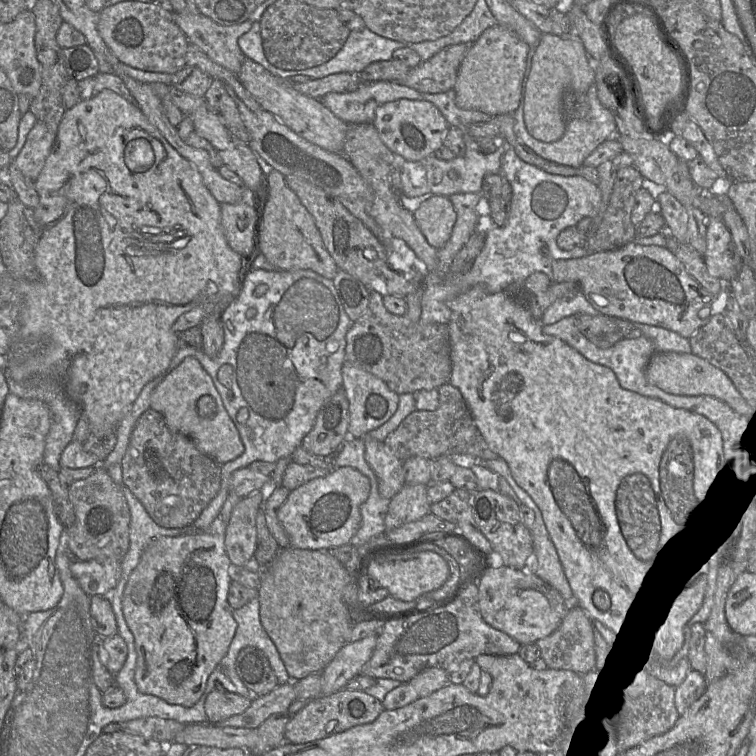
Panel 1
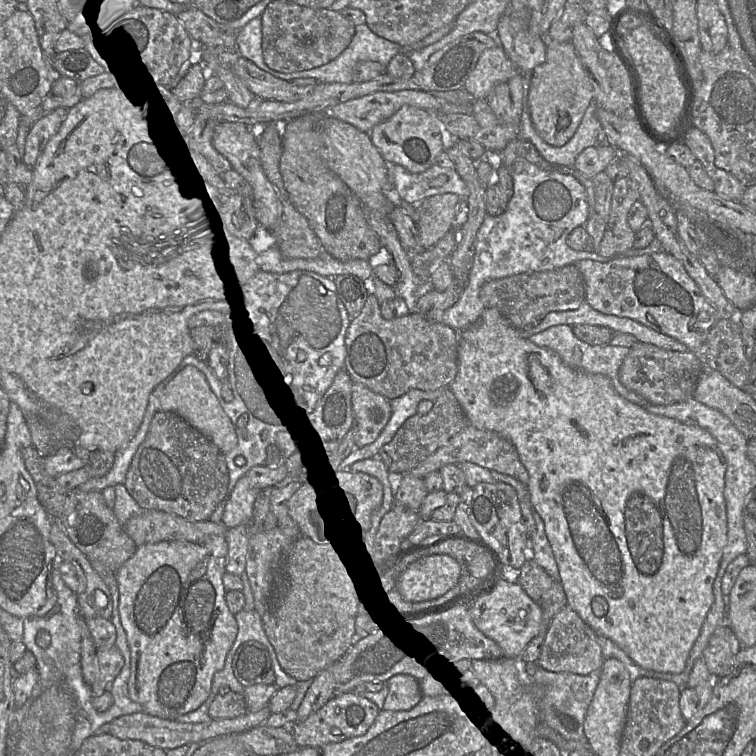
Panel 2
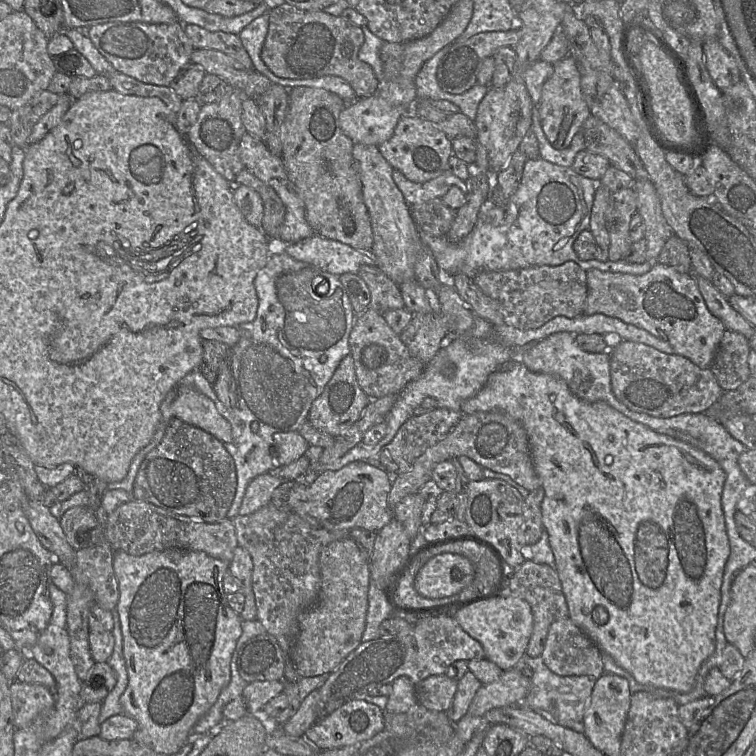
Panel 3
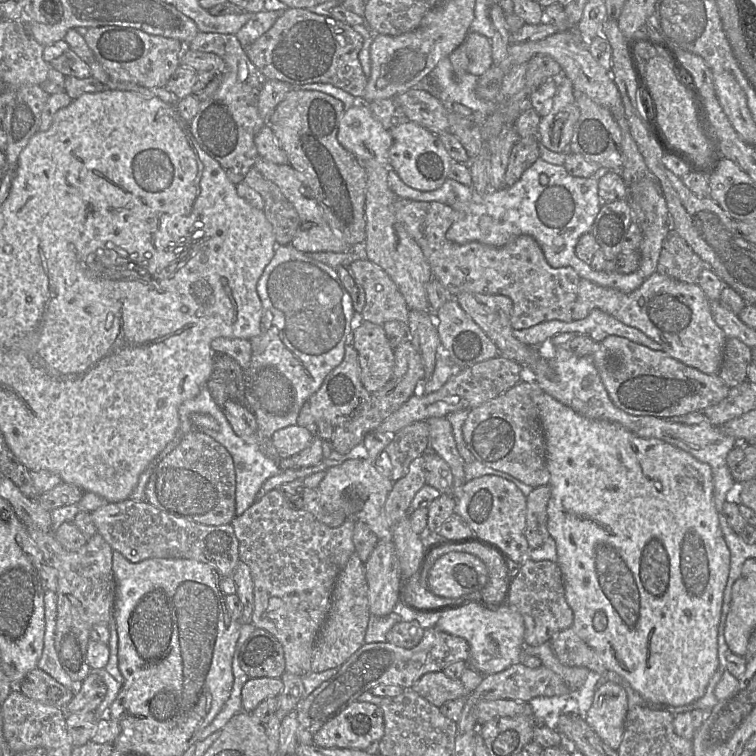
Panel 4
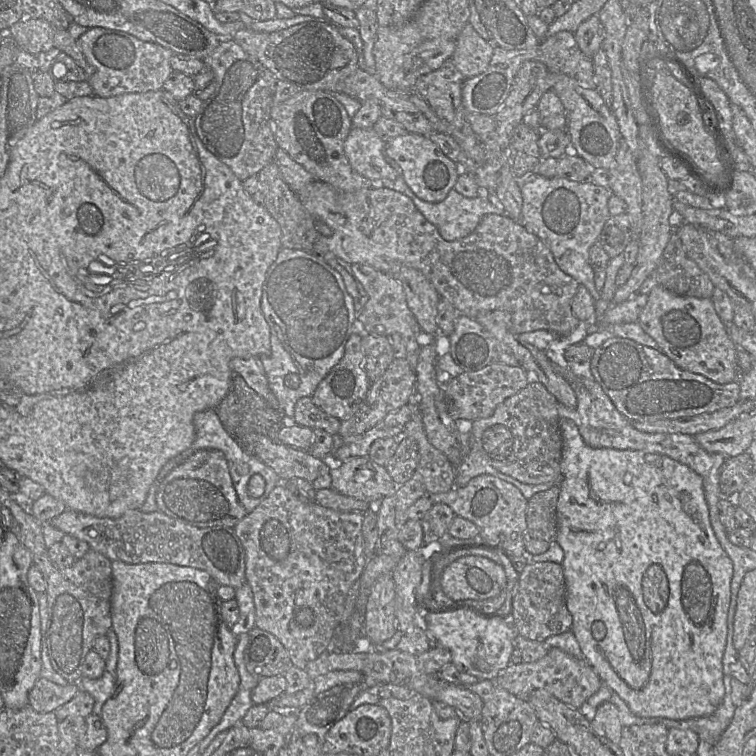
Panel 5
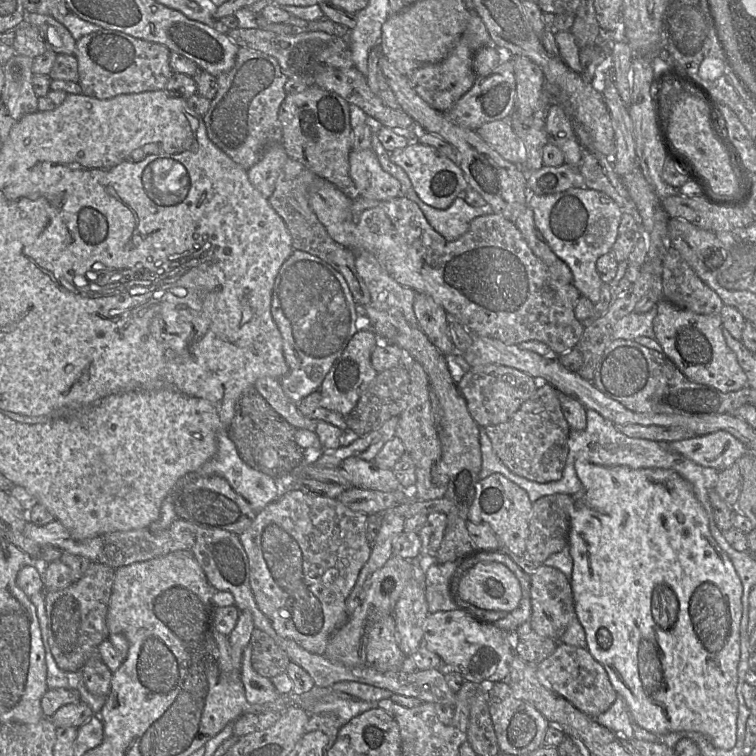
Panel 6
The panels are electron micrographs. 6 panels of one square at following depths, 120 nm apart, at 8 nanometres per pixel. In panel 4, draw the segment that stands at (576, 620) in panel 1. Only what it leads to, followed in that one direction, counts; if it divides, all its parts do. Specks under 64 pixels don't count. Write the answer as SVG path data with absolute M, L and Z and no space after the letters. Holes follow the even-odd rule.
M572 627L555 634L549 641L556 657L563 665L586 667L600 675L605 674L606 667L602 659Z

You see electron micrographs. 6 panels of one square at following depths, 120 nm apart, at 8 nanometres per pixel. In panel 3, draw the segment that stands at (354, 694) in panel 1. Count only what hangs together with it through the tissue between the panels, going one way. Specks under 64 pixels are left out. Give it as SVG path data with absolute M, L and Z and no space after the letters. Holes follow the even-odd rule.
M354 699L339 707L327 717L317 720L305 732L304 737L320 750L330 750L369 740L384 729L384 711L373 703Z

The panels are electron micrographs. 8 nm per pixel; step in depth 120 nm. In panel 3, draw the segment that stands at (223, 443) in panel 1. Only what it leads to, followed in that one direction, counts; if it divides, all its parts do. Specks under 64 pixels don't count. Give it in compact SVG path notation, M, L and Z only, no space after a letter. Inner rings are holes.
M186 388L172 403L173 416L200 428L222 443L233 441L230 423L217 411L215 403L194 388Z

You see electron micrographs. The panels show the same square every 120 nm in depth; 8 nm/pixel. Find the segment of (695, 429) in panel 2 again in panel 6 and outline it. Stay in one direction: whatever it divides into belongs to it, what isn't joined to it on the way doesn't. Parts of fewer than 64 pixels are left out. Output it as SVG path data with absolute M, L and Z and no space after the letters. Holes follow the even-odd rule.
M576 460L575 470L577 476L582 484L581 490L573 495L573 508L570 514L570 531L568 550L573 560L573 569L570 578L570 584L573 592L575 614L581 625L583 626L586 634L586 648L589 650L594 659L599 662L607 672L609 680L617 692L618 697L621 697L629 710L632 719L642 728L654 734L668 734L679 731L694 731L706 736L711 744L718 749L730 750L736 744L737 732L737 716L739 701L736 694L738 684L738 665L740 661L740 624L742 619L742 595L743 586L741 580L730 560L728 555L721 549L716 540L711 535L709 529L709 522L707 514L696 498L692 485L682 478L677 472L669 469L661 468L639 468L633 469L627 466L612 466L605 467L590 462Z

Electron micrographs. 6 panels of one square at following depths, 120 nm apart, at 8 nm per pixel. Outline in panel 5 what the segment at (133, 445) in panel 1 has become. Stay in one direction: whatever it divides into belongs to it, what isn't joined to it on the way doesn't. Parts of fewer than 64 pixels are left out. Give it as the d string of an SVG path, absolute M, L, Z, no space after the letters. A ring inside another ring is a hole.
M199 450L158 482L158 511L192 526L234 528L246 515L238 500L228 462L219 450Z

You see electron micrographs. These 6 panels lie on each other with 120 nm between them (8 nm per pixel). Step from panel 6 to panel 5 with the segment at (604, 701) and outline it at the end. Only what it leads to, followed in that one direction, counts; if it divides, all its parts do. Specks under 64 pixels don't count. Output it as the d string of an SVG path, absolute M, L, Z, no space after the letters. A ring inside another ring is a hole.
M555 647L550 648L538 661L509 664L492 680L522 700L527 701L536 690L544 690L569 707L578 710L602 685L602 680L585 658L576 658Z

